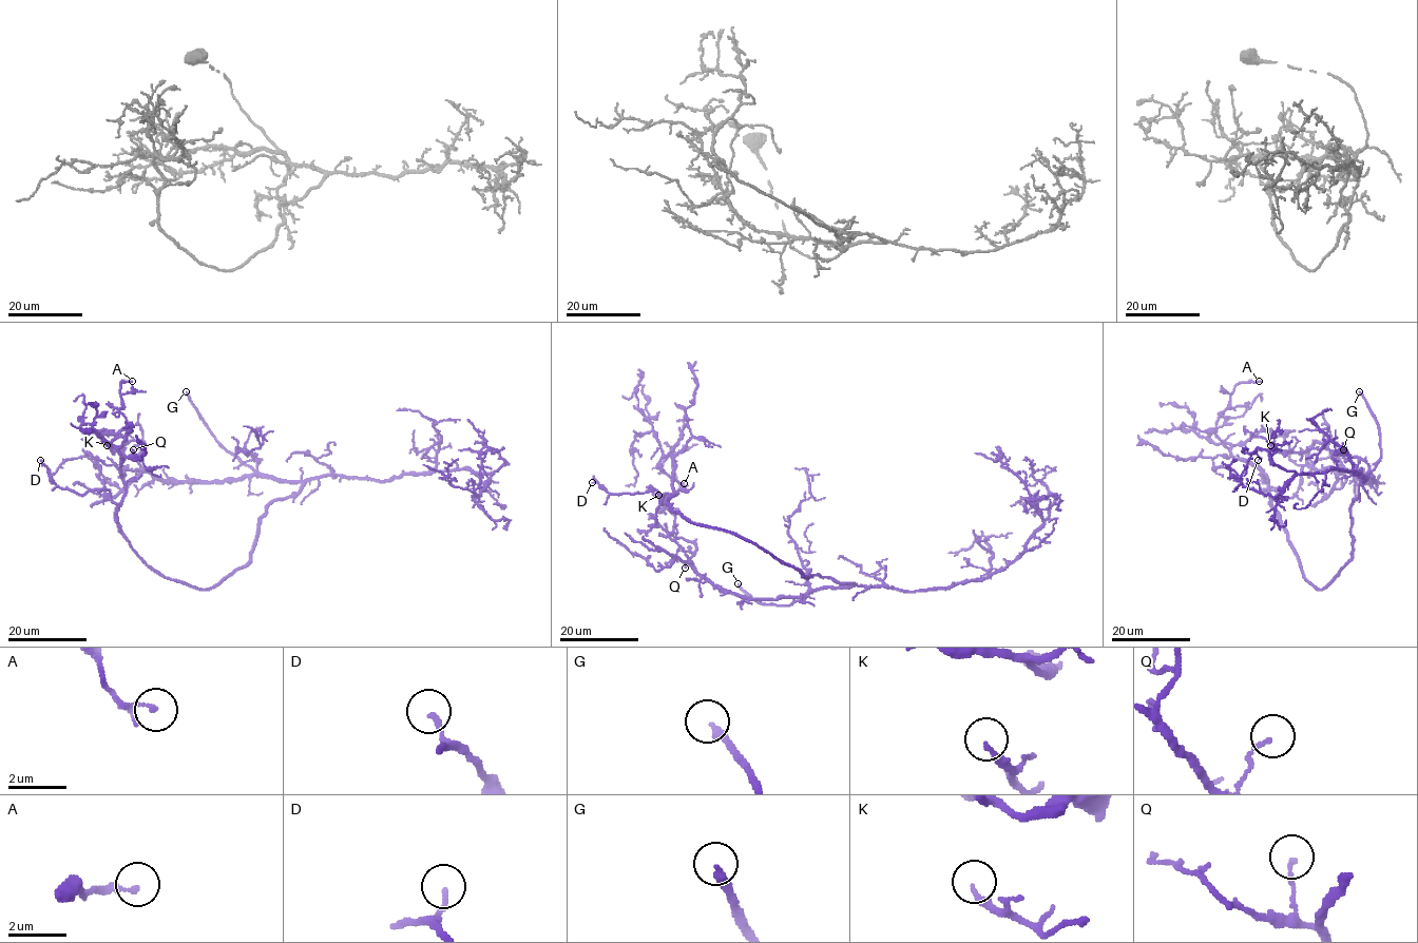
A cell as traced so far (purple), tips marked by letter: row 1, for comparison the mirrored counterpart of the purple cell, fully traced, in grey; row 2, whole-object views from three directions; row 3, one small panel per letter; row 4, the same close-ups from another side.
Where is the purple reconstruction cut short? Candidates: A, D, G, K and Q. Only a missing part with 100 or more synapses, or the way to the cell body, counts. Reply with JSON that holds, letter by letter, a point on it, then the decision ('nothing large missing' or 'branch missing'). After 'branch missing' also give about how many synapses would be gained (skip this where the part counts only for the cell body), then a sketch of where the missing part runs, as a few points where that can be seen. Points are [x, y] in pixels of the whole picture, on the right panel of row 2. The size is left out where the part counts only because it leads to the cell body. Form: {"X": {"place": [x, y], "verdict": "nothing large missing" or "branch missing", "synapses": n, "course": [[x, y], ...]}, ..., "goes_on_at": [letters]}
{"A": {"place": [1259, 381], "verdict": "nothing large missing"}, "D": {"place": [1258, 460], "verdict": "nothing large missing"}, "G": {"place": [1359, 391], "verdict": "branch missing", "course": [[1359, 391], [1332, 372], [1267, 364], [1238, 367], [1196, 399], [1194, 396]]}, "K": {"place": [1270, 445], "verdict": "nothing large missing"}, "Q": {"place": [1343, 449], "verdict": "nothing large missing"}, "goes_on_at": ["G"]}

